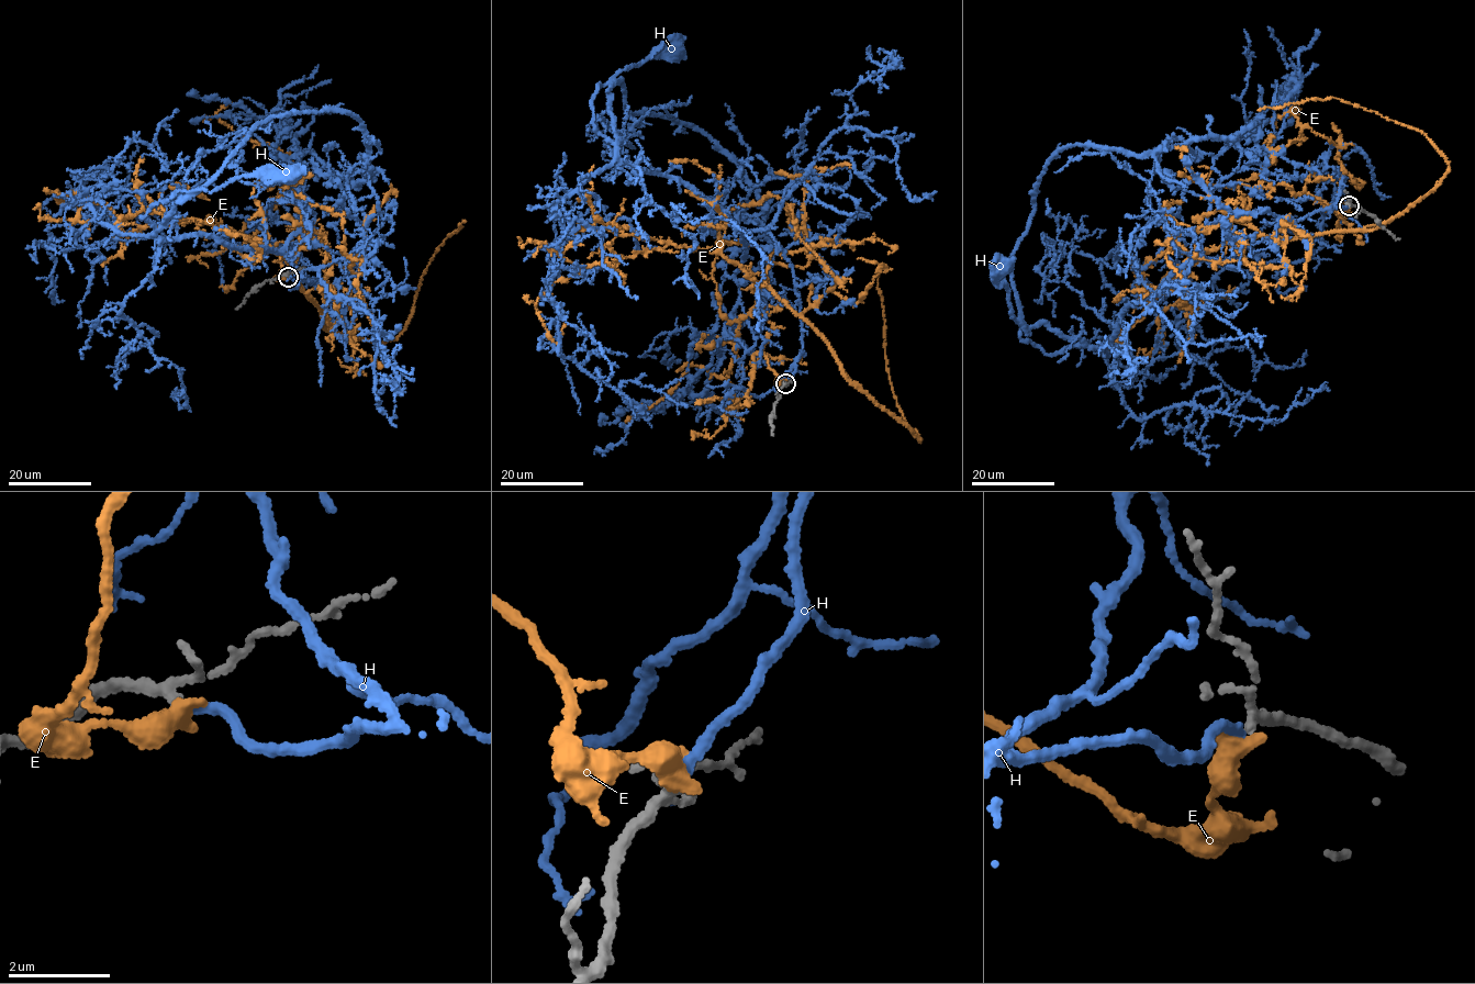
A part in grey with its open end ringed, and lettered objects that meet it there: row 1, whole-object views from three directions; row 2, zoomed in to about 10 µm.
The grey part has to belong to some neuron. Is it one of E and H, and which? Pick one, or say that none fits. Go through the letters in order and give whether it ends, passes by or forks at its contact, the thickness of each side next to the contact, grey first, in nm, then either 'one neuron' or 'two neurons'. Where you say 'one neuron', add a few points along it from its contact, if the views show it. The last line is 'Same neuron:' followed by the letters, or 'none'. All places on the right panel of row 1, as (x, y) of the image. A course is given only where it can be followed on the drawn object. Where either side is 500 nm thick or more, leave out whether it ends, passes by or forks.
E: it ends | 150/480 nm | two neurons
H: it ends | 150/190 nm | one neuron | via (1349, 207), (1318, 209), (1232, 257), (1198, 255), (1118, 315), (1097, 346), (1017, 323), (1001, 267)
Same neuron: H

